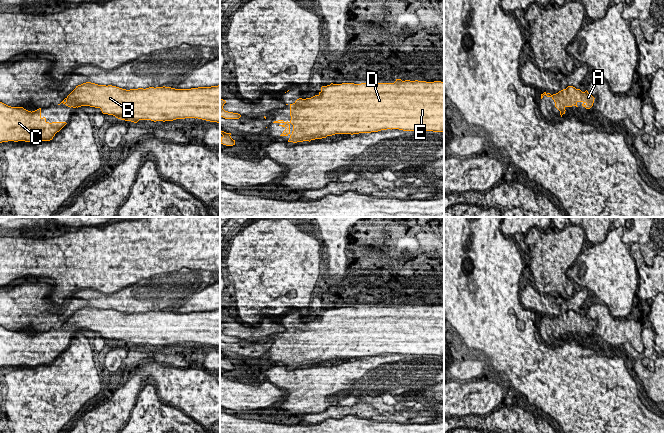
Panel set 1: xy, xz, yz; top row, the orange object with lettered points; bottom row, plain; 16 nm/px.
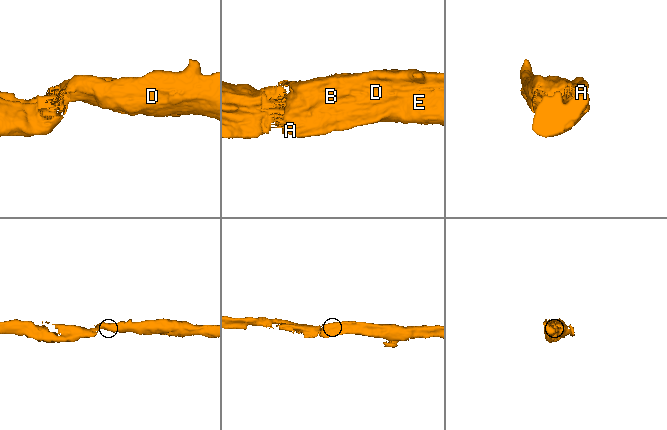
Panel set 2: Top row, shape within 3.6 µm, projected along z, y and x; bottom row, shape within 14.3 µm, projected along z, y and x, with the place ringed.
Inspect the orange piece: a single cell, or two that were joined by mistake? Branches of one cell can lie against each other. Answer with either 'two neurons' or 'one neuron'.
one neuron

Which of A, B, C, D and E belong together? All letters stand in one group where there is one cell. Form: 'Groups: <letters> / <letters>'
Groups: A B C D E

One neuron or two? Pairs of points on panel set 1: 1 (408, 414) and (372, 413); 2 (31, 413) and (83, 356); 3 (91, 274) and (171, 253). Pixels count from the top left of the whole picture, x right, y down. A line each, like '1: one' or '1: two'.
1: one
2: one
3: one

